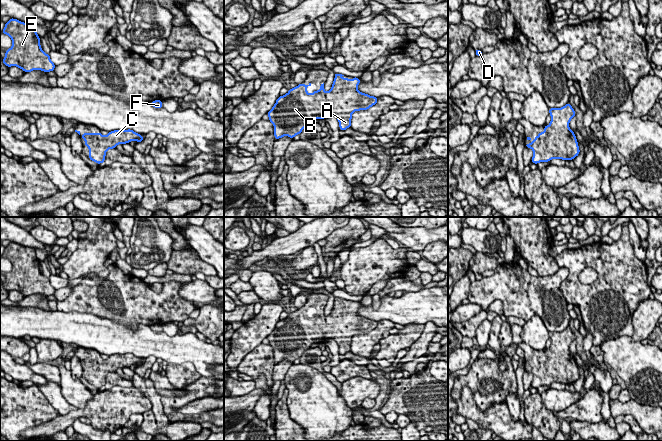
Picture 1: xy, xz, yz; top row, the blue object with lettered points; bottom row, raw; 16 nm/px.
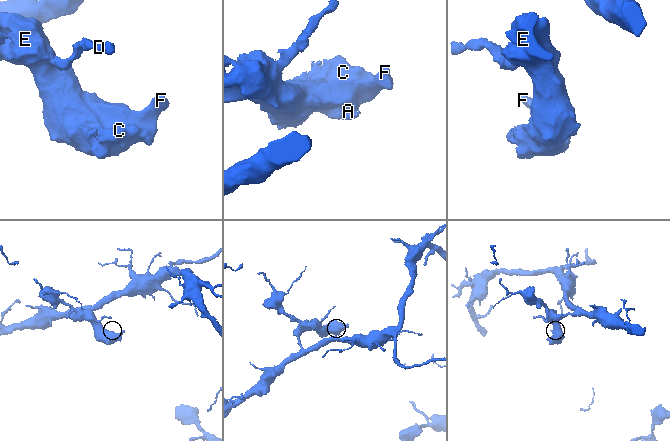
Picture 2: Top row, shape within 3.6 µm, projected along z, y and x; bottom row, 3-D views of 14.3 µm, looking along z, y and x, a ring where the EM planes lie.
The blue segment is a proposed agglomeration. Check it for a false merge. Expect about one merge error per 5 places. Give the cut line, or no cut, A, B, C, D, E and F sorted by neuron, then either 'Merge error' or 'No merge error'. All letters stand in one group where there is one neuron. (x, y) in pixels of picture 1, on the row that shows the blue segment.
No split. Groups: A B C D E F. No merge error

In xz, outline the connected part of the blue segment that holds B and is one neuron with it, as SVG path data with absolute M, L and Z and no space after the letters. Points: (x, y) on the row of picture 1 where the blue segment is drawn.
M335 74L331 89L326 92L324 90L324 83L320 85L320 90L316 90L309 94L307 87L311 83L305 85L299 84L295 88L288 91L287 94L279 96L272 109L267 112L269 121L274 126L275 140L288 136L294 138L300 134L302 130L310 124L313 119L325 119L328 115L333 115L339 122L340 130L345 131L351 127L352 113L360 110L367 110L378 101L377 97L370 96L357 90L360 79L353 77L353 79L344 78L342 74Z

